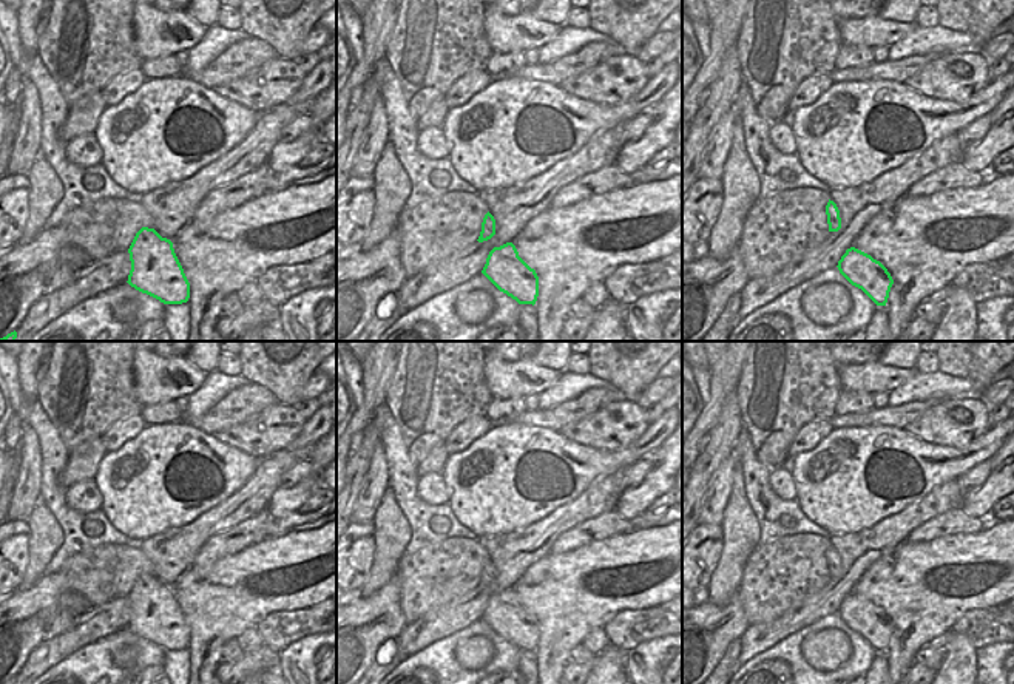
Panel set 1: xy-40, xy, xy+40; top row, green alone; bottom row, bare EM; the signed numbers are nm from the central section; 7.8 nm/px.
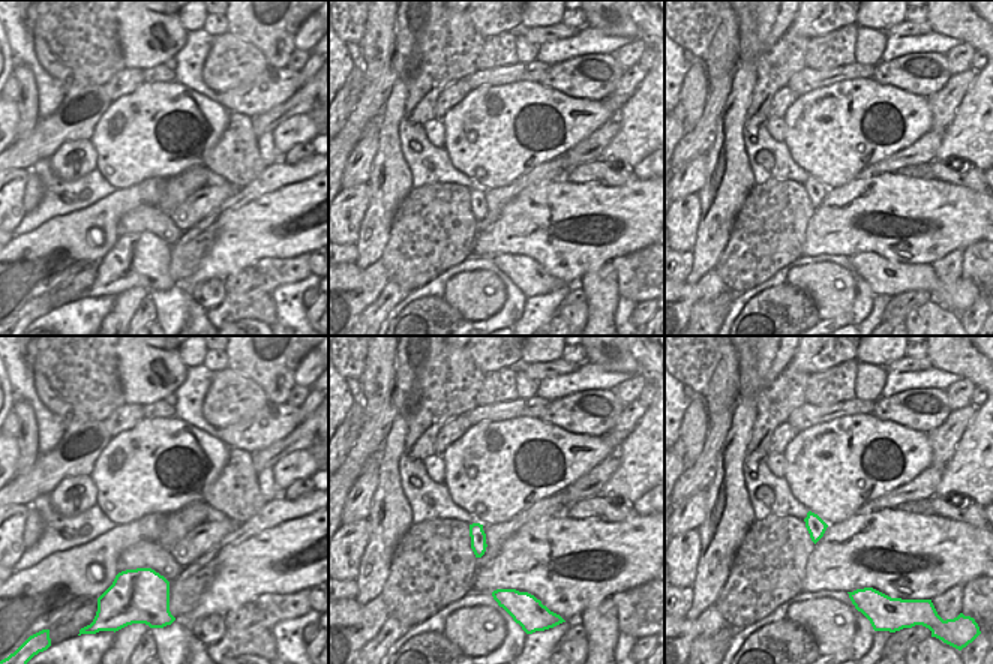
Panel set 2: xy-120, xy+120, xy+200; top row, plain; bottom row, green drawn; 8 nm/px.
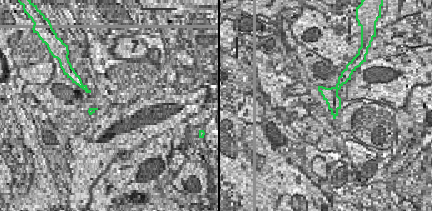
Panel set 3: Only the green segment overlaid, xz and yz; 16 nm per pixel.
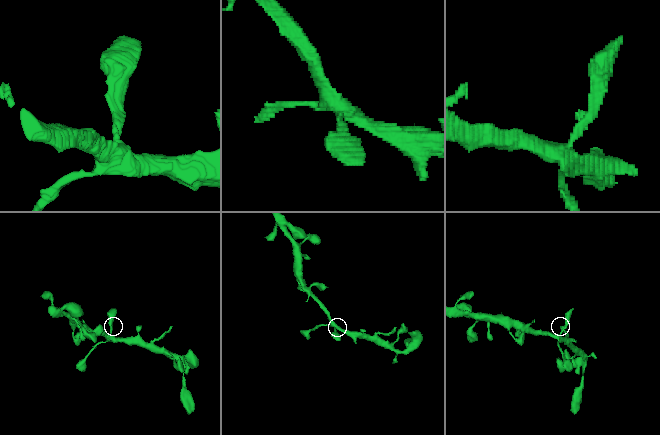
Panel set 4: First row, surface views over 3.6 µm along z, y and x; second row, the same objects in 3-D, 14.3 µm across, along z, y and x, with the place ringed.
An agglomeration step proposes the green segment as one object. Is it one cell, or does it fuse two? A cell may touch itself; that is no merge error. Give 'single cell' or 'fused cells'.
single cell

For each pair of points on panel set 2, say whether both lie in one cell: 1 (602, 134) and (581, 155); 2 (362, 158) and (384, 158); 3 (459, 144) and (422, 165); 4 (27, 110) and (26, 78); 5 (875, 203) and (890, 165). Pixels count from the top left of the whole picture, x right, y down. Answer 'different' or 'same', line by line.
1: same
2: different
3: different
4: same
5: different

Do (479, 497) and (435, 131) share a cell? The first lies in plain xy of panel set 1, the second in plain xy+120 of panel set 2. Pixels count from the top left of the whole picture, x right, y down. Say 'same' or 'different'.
different

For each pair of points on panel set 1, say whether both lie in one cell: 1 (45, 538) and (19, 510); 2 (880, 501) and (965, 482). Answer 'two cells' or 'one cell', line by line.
1: two cells
2: two cells

